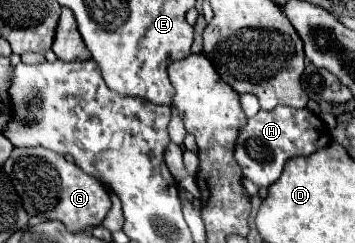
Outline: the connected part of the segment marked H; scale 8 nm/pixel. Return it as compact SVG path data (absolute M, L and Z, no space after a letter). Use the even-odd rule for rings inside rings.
M277 105L271 111L261 109L239 131L235 143L235 161L243 169L243 177L251 179L261 189L273 185L281 177L287 159L297 155L311 155L317 149L327 147L329 143L331 137L325 131L325 123L315 113L311 113L309 109L293 109L293 107Z

